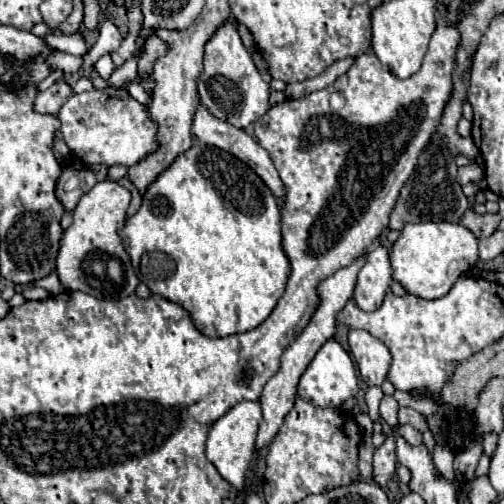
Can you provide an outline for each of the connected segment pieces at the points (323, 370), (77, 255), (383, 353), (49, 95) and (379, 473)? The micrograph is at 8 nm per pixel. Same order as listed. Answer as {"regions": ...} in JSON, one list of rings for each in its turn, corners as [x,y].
{"regions":[[[[332,338],[318,350],[314,360],[302,374],[302,378],[298,382],[298,396],[304,400],[310,400],[312,404],[318,404],[322,408],[326,408],[326,406],[340,408],[346,400],[354,398],[356,394],[358,394],[358,374],[356,374],[354,362],[352,362],[350,354],[342,348],[342,344]]],[[[114,180],[96,184],[80,198],[72,216],[72,226],[64,232],[56,258],[56,272],[66,290],[80,290],[100,300],[120,300],[134,294],[138,278],[134,276],[130,258],[118,238],[118,228],[126,218],[128,204],[130,192]]],[[[350,330],[348,346],[358,364],[360,376],[368,386],[380,386],[388,374],[392,354],[390,350],[364,330]]],[[[56,82],[52,84],[48,90],[40,92],[36,98],[34,98],[34,110],[38,114],[52,114],[56,116],[60,106],[72,96],[72,88],[66,84],[66,82]]],[[[388,436],[386,442],[374,452],[374,472],[372,478],[378,486],[386,488],[396,472],[396,444],[394,436]]]]}

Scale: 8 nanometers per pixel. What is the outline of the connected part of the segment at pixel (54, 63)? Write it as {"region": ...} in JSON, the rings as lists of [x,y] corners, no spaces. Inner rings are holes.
{"region":[[[54,51],[46,58],[45,62],[49,64],[53,70],[63,70],[67,79],[77,79],[77,70],[83,62],[83,57]]]}

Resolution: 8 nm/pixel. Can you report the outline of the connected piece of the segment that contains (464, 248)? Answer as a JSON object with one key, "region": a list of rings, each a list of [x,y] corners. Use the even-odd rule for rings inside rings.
{"region":[[[450,222],[406,224],[390,252],[392,278],[400,282],[408,294],[424,300],[436,300],[448,294],[454,282],[476,262],[478,262],[478,240],[462,224],[450,224]]]}

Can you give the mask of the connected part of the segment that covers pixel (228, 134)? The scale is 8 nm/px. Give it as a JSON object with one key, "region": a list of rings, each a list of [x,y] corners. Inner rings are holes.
{"region":[[[200,100],[196,102],[196,114],[194,114],[194,122],[192,122],[192,136],[198,138],[202,144],[210,144],[210,146],[222,148],[222,150],[234,154],[236,158],[240,158],[242,162],[246,162],[246,164],[264,180],[264,184],[274,192],[276,200],[282,204],[282,198],[284,198],[282,182],[280,182],[280,178],[278,178],[278,172],[276,172],[276,168],[274,168],[274,164],[272,164],[268,152],[266,152],[250,134],[246,134],[244,130],[240,130],[240,128],[236,128],[236,126],[224,122],[224,120],[218,120],[216,116],[212,116],[212,112],[210,112],[206,106],[202,106]]]}

